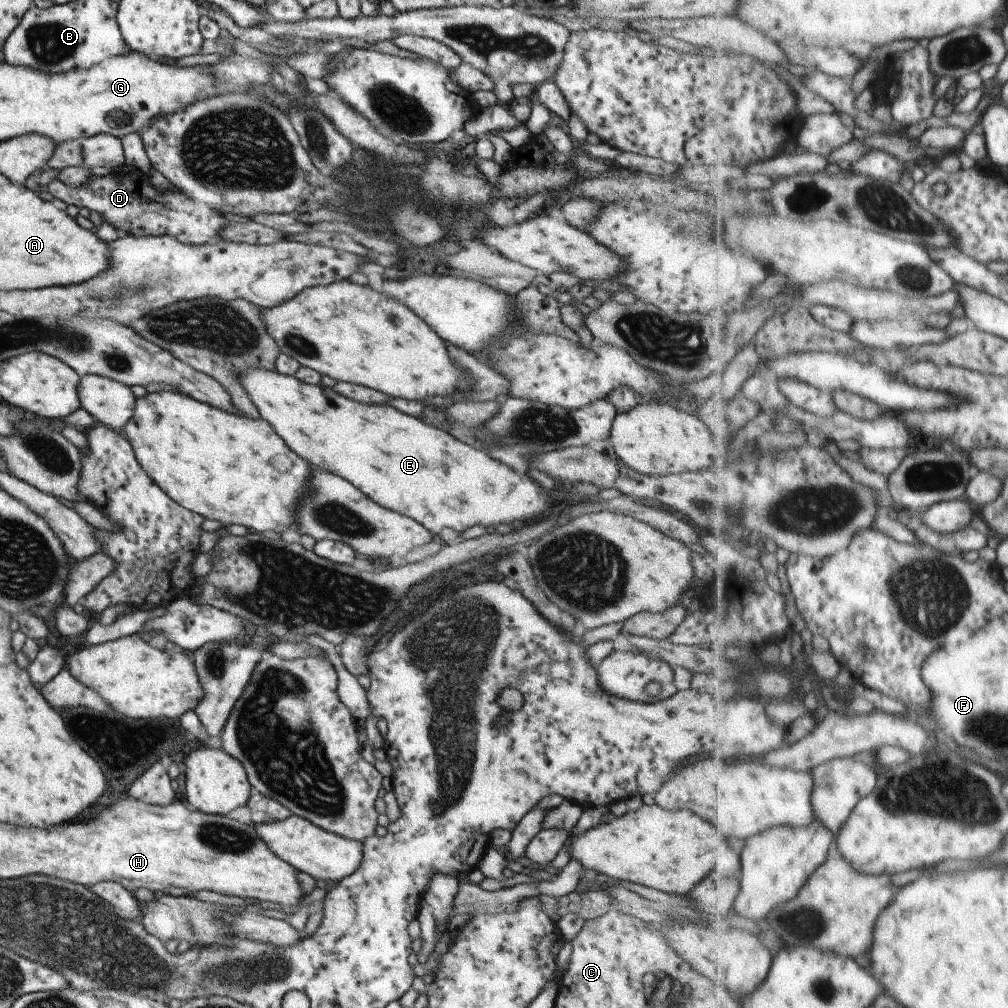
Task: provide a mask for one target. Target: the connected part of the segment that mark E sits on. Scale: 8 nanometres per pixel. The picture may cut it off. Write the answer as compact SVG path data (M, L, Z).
M244 368L236 381L245 389L259 416L297 456L315 468L319 464L321 470L335 472L375 504L405 514L435 534L445 526L463 530L473 524L483 524L485 528L503 522L521 524L559 508L525 474L505 478L505 484L501 484L505 476L503 464L391 406L359 404L333 390L329 390L327 400L327 388L323 385L307 384L276 370Z

